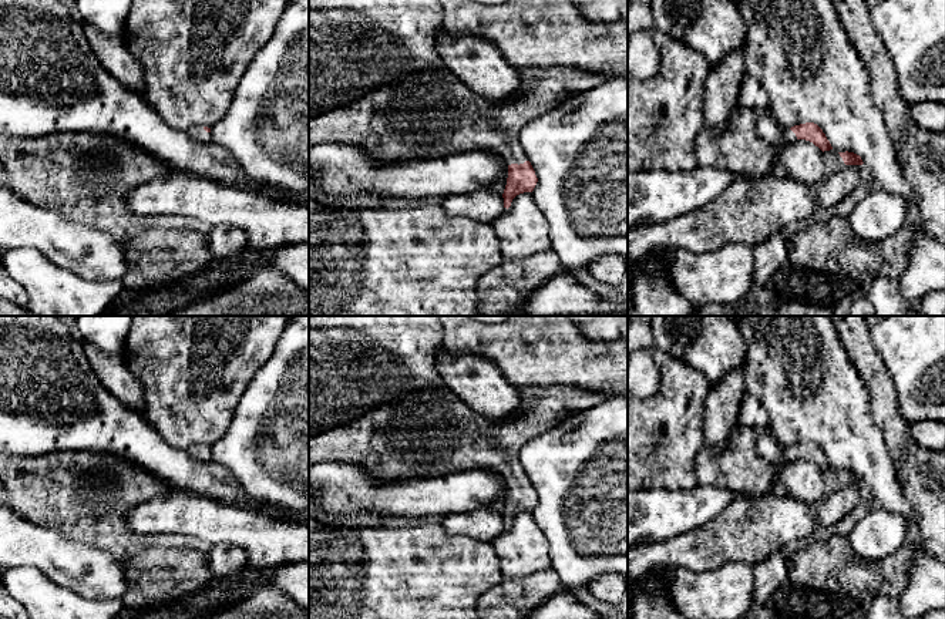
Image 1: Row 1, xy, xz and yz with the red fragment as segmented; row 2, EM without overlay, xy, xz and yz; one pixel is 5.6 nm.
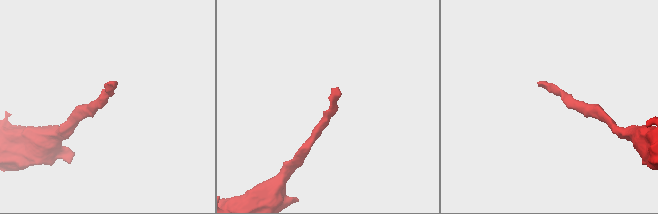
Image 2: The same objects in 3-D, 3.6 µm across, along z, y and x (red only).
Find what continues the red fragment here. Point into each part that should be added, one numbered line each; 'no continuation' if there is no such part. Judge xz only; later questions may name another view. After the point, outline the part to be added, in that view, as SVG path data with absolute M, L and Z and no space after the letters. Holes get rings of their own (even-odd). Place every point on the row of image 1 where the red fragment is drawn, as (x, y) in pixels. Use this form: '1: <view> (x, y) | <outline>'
1: xz (430, 113) | M528 67L518 73L519 90L501 98L475 94L448 68L410 73L403 80L380 87L354 102L310 118L309 148L330 142L350 144L384 162L490 151L498 154L508 165L524 164L528 158L519 141L519 131L566 98L605 80L599 74L571 67Z

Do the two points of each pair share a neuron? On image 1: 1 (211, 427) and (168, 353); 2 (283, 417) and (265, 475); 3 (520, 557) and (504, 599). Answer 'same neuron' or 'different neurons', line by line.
1: same neuron
2: same neuron
3: different neurons

